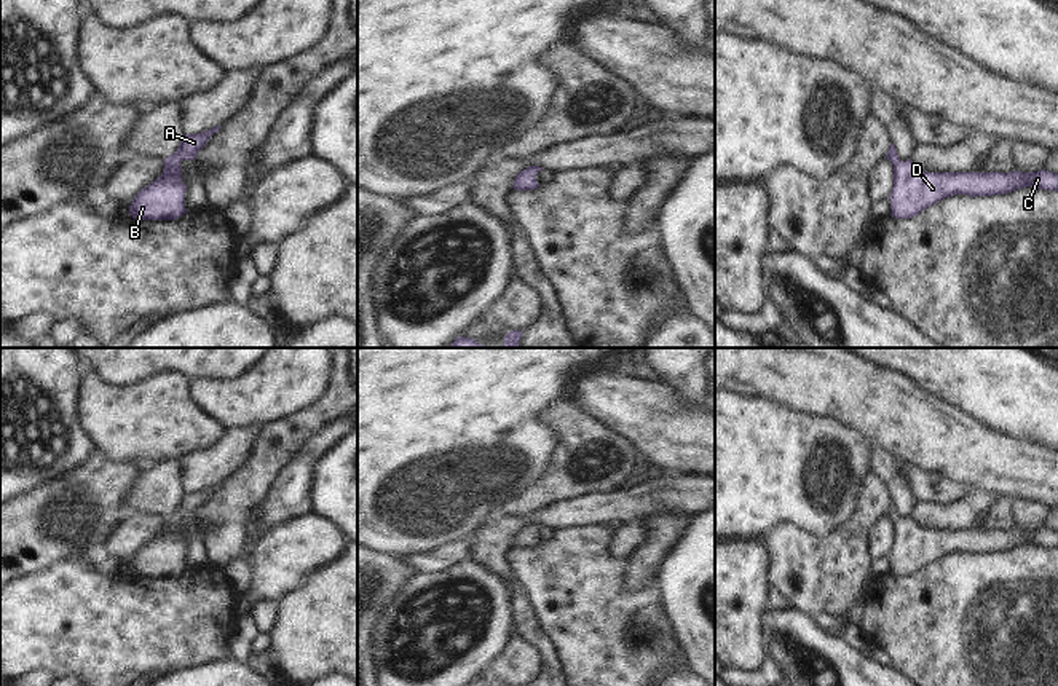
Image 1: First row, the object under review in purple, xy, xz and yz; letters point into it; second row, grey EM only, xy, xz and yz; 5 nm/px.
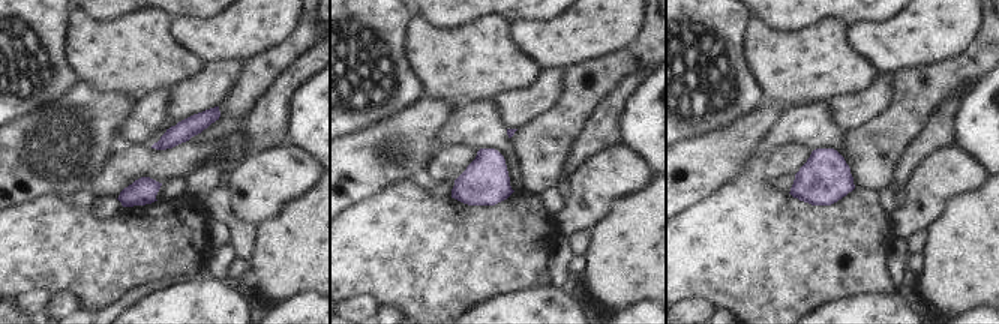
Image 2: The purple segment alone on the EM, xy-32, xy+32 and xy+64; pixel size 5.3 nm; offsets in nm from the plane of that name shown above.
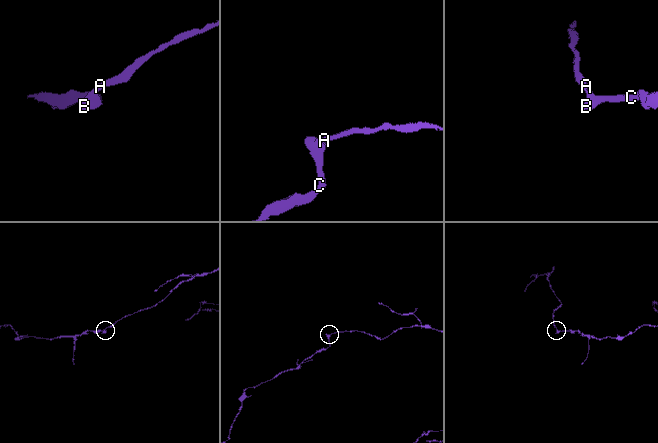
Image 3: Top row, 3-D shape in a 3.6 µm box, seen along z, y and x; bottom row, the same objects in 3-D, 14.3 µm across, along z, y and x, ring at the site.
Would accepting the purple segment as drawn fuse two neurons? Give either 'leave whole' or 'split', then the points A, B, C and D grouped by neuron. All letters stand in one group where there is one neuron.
leave whole; A B C D

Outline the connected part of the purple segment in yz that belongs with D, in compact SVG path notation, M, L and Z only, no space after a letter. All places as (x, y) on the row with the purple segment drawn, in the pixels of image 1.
M890 144L886 158L894 164L894 188L890 191L890 215L911 219L932 204L954 196L994 196L1018 188L1058 191L1058 174L1045 169L1037 172L924 172L913 160L902 161Z

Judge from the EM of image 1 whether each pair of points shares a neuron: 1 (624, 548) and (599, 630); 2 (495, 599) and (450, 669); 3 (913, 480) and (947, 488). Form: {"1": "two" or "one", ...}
{"1": "two", "2": "one", "3": "one"}

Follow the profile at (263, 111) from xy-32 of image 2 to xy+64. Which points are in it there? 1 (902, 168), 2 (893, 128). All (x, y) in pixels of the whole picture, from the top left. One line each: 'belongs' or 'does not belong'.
1: belongs
2: does not belong

